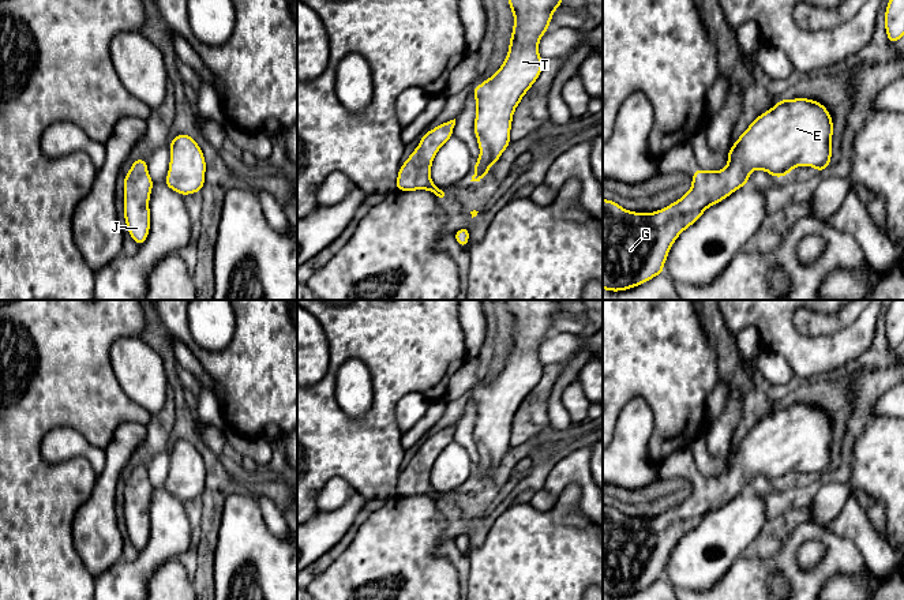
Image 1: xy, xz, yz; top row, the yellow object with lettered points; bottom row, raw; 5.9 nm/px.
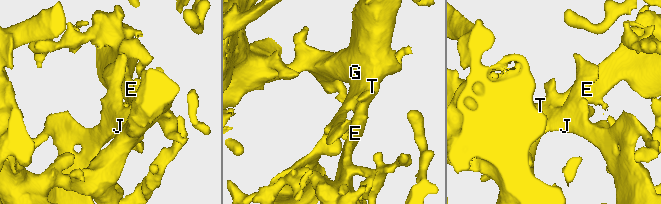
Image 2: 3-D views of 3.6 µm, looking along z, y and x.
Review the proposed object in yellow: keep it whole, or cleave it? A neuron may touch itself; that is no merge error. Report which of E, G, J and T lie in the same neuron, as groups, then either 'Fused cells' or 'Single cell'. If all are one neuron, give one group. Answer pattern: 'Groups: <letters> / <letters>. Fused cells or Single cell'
Groups: E G J T. Single cell

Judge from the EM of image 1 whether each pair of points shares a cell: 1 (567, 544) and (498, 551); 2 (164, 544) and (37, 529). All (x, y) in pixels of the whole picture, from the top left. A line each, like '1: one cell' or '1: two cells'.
1: one cell
2: two cells

